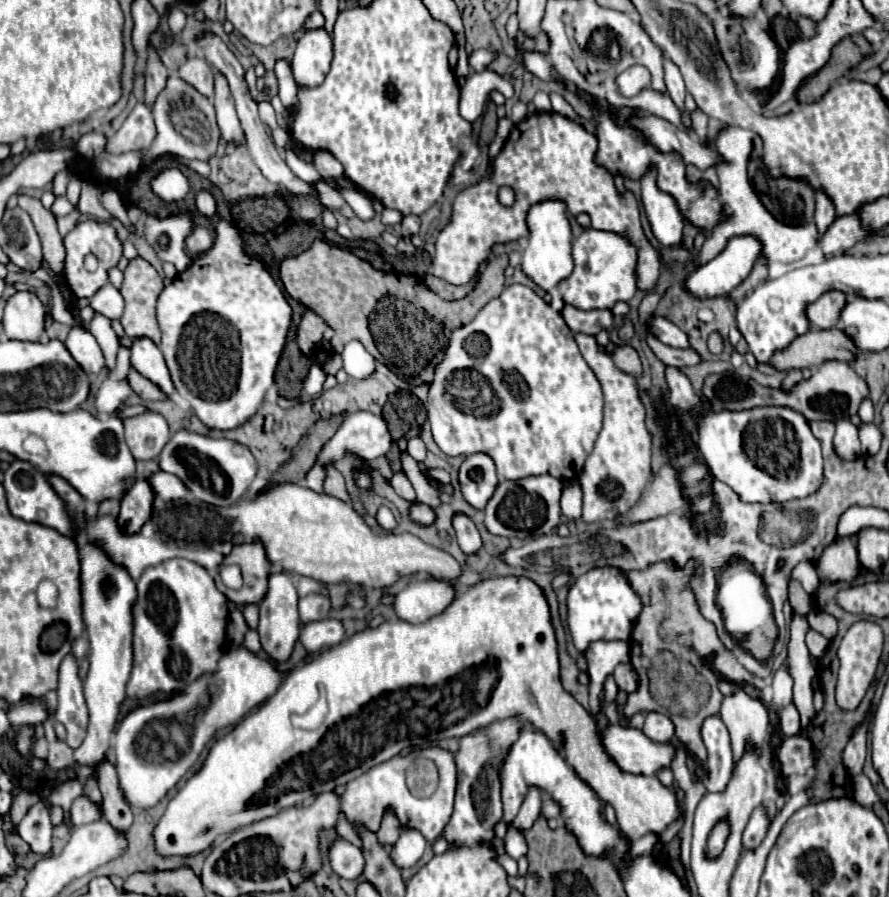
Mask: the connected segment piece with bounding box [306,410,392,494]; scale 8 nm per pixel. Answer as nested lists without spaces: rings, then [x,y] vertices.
[[[354,412],[354,414],[348,414],[342,422],[342,426],[338,428],[338,432],[334,434],[334,438],[322,448],[322,452],[318,454],[314,466],[308,470],[306,474],[306,488],[314,490],[314,492],[322,492],[322,480],[324,480],[324,466],[342,458],[346,452],[348,454],[356,454],[356,456],[362,456],[364,460],[374,460],[378,456],[384,456],[392,446],[392,436],[388,432],[388,426],[386,426],[386,420],[382,416],[376,416],[372,412]]]

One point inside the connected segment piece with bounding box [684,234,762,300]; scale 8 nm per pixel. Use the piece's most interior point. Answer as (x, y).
(721, 275)

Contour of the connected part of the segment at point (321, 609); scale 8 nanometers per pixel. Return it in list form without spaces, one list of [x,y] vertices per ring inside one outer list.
[[[322,592],[316,594],[308,594],[304,598],[300,598],[300,620],[302,622],[310,622],[310,620],[322,620],[328,616],[330,612],[330,598]]]

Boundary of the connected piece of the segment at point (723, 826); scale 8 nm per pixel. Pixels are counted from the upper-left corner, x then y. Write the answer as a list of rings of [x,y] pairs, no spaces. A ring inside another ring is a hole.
[[[720,820],[720,824],[712,830],[712,836],[708,840],[708,852],[718,858],[726,846],[728,836],[730,836],[730,824],[728,824],[728,820]],[[714,838],[716,838],[716,848],[714,848]]]

